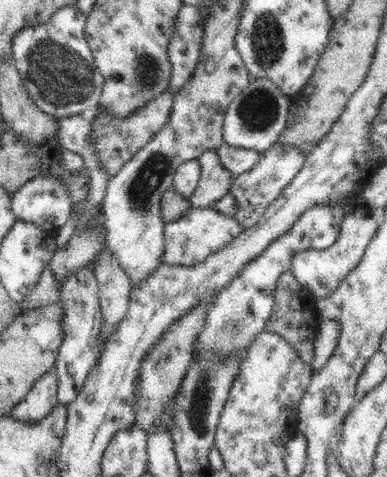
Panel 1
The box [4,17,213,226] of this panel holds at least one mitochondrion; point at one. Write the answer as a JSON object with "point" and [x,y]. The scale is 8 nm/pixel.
{"point":[62,75]}

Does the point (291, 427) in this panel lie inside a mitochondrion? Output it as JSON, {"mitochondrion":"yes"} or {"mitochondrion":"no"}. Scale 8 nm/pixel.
{"mitochondrion":"no"}

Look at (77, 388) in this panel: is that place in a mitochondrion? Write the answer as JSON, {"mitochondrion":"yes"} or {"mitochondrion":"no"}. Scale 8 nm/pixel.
{"mitochondrion":"no"}

